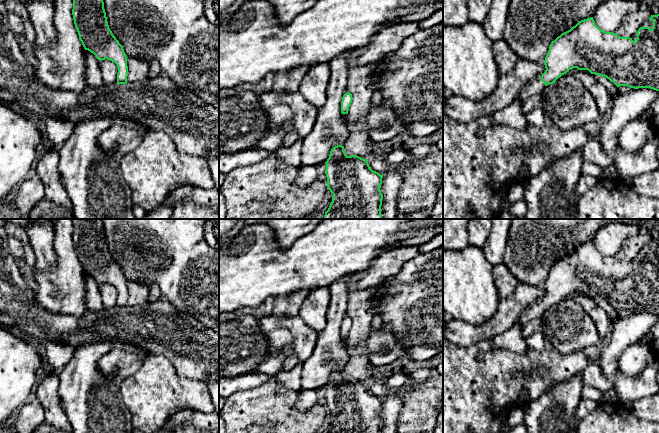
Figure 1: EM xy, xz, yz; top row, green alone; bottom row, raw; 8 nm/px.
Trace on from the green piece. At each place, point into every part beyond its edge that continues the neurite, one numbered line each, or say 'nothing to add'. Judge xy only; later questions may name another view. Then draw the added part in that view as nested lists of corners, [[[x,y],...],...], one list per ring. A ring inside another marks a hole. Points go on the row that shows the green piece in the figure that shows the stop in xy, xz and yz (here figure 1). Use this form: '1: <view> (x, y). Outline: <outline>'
nothing to add

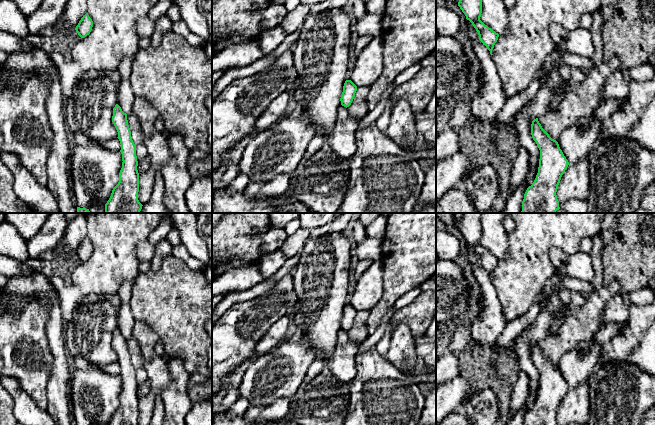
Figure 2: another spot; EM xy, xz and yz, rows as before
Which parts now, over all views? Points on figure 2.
nothing to add

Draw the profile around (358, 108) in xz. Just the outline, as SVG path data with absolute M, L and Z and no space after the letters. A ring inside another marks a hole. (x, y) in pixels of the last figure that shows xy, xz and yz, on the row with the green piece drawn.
M369 86L357 87L355 97L351 105L347 107L349 114L358 120L362 119L369 112L366 101L369 90Z

